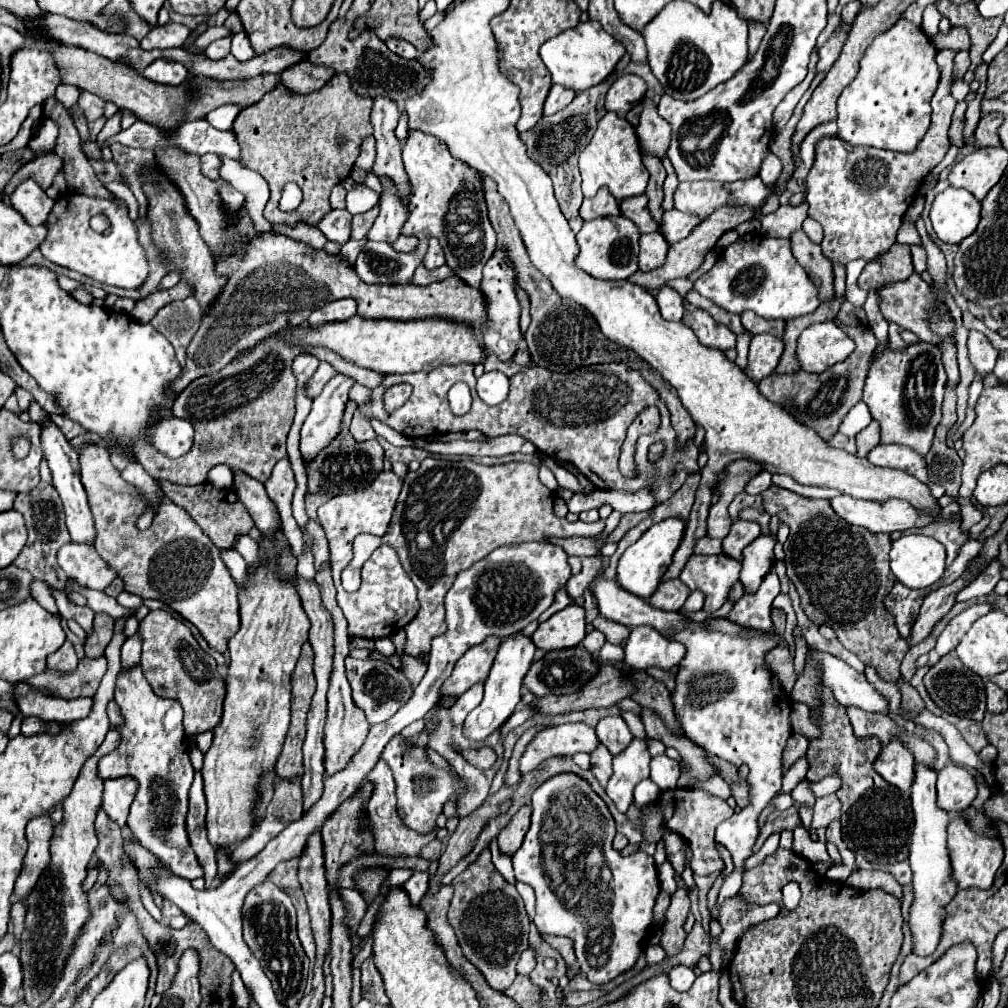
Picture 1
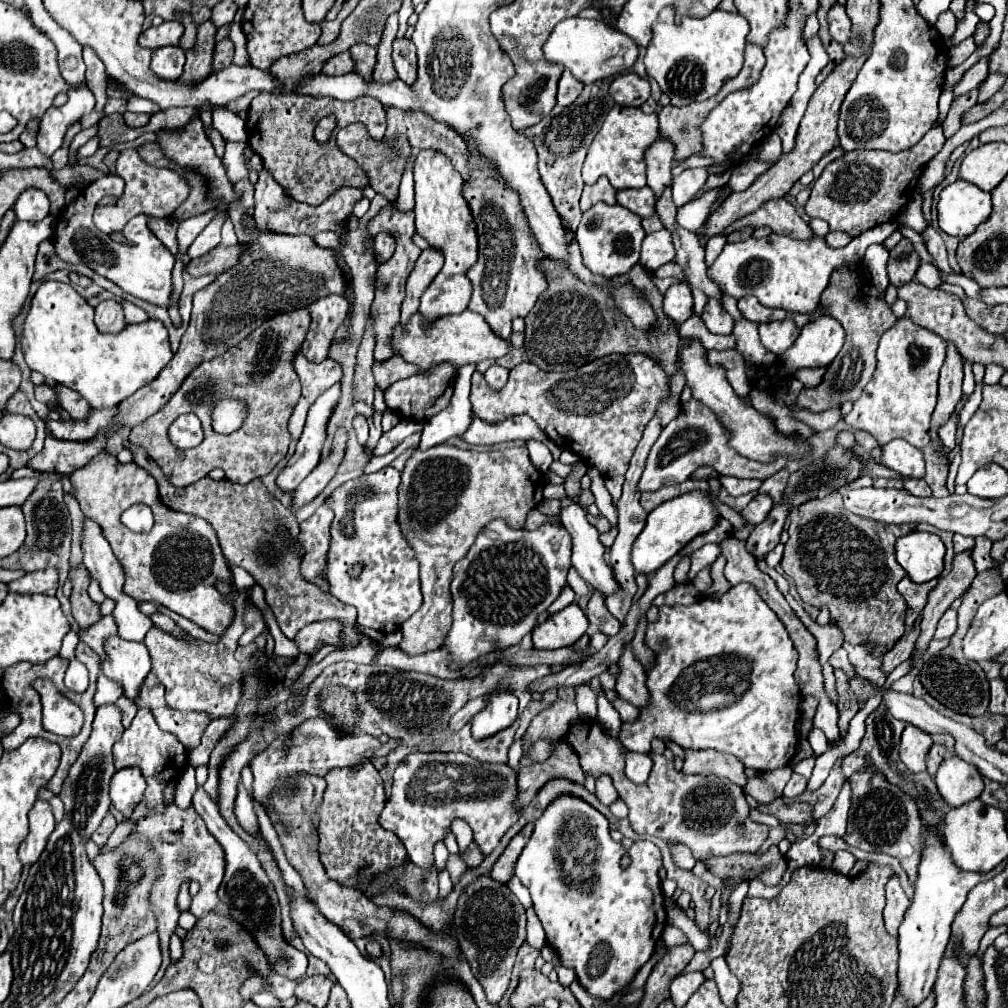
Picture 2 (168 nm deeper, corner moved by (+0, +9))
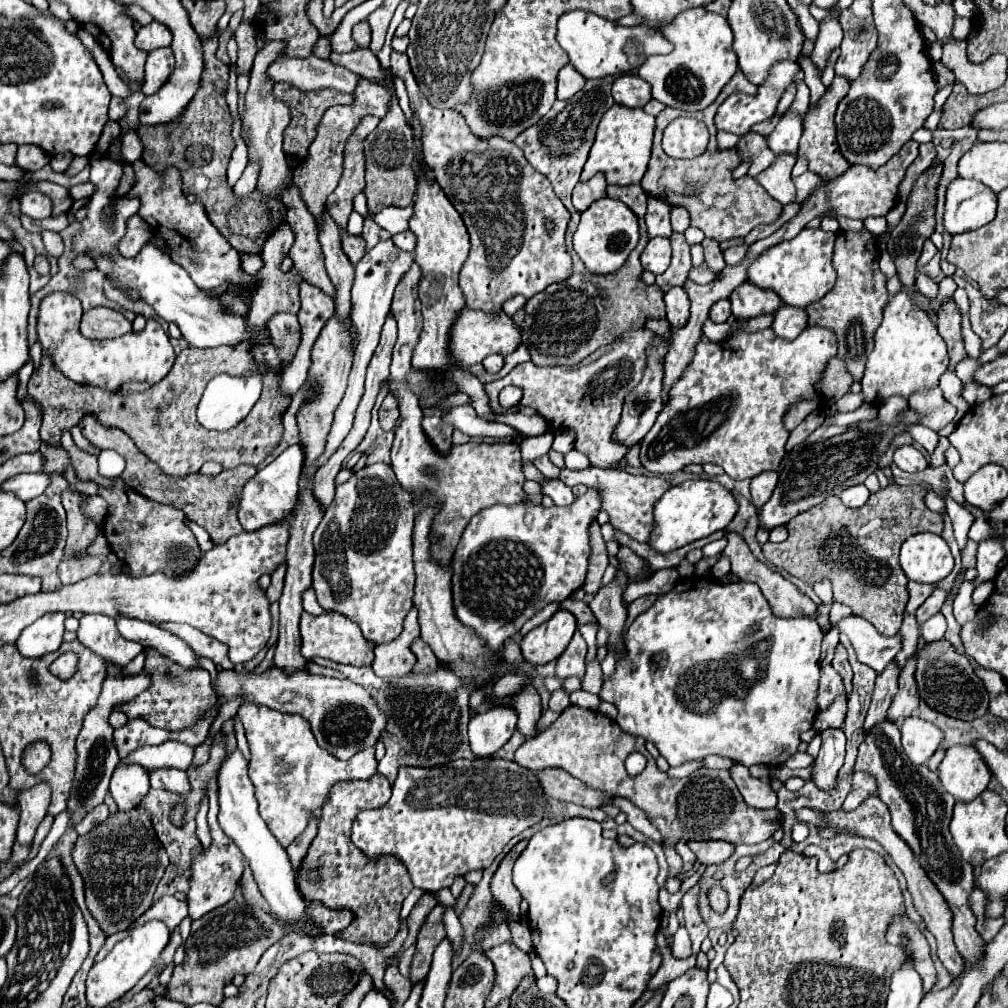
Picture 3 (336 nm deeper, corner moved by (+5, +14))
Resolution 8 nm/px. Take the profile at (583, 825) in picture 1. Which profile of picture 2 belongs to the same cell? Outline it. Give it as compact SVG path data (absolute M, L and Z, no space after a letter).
M563 793L553 799L535 821L533 835L515 863L515 875L531 891L533 909L543 923L549 947L557 951L565 967L577 971L579 983L597 999L613 997L633 979L637 969L653 955L667 923L665 895L659 885L661 853L657 845L651 841L633 843L627 851L631 857L629 867L621 867L623 853L621 843L615 843L609 835L607 817L585 799Z

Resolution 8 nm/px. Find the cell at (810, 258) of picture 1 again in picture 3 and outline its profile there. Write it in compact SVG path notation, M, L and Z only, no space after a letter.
M740 70L734 74L734 78L724 86L724 90L720 92L718 100L702 112L692 114L694 118L706 122L708 130L710 130L710 144L708 150L700 156L700 158L692 158L692 160L676 160L666 156L666 152L660 146L662 140L662 132L668 126L668 122L672 122L676 116L680 116L680 110L674 108L666 108L658 114L656 118L656 132L654 132L654 148L652 148L652 158L648 164L648 170L640 182L640 186L644 188L644 192L650 198L664 198L670 206L682 206L688 210L690 214L690 226L700 228L704 232L706 238L712 238L716 242L724 242L730 238L744 238L752 228L756 228L758 224L772 224L780 212L782 206L780 202L776 202L758 182L756 178L748 176L748 180L734 180L732 178L732 170L742 162L738 148L730 148L730 150L720 150L718 142L716 142L716 126L714 126L714 114L718 110L718 106L736 92L748 92L748 94L756 94L758 88L748 82L744 78L744 74L740 74Z

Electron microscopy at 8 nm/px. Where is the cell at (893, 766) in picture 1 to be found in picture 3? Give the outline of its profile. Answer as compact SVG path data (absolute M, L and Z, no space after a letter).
M910 716L900 726L902 746L912 764L926 764L928 758L940 748L944 732L932 722L922 720L920 716Z

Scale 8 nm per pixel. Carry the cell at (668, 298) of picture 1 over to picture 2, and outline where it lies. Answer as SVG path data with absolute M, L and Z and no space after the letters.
M685 283L671 285L663 295L663 313L675 323L683 323L685 319L689 319L691 307L693 307L693 297L691 289Z

